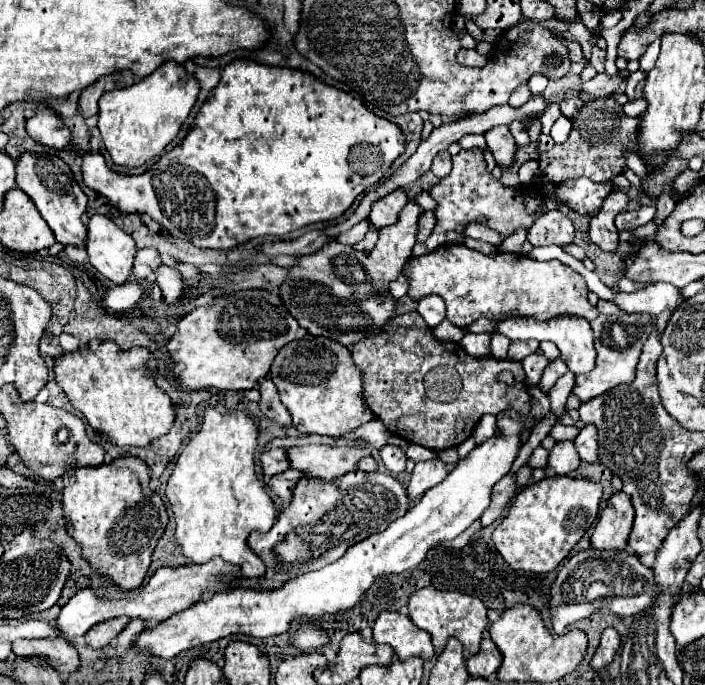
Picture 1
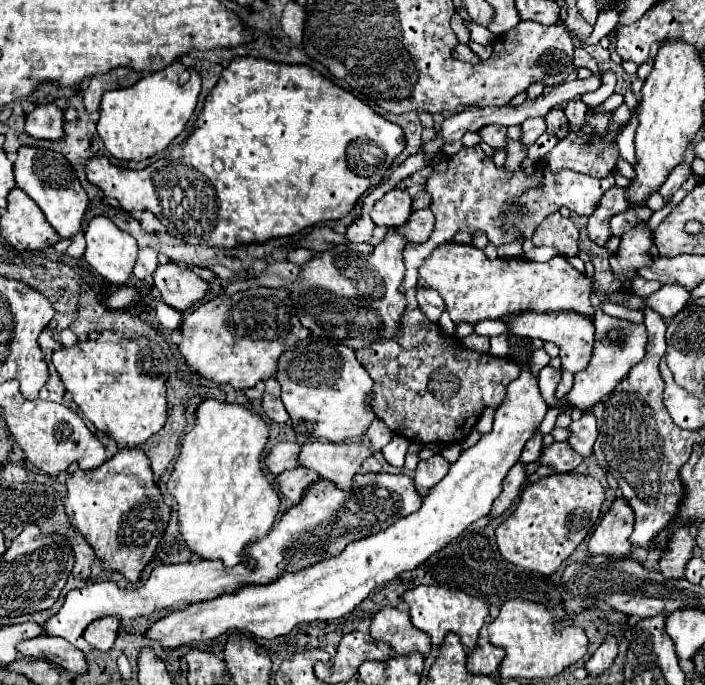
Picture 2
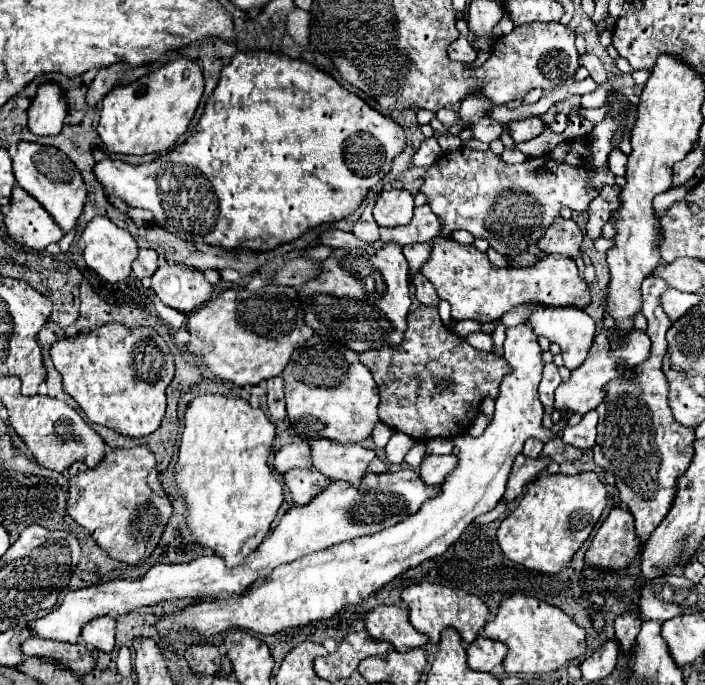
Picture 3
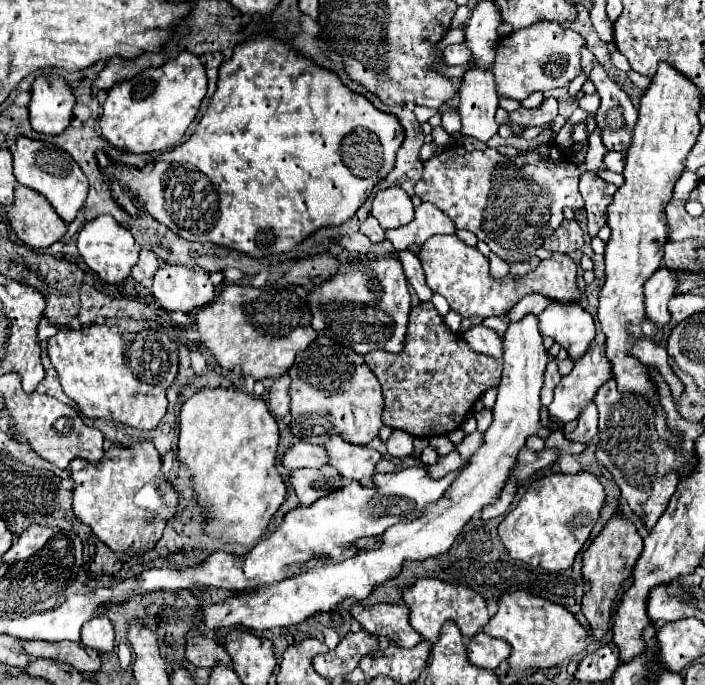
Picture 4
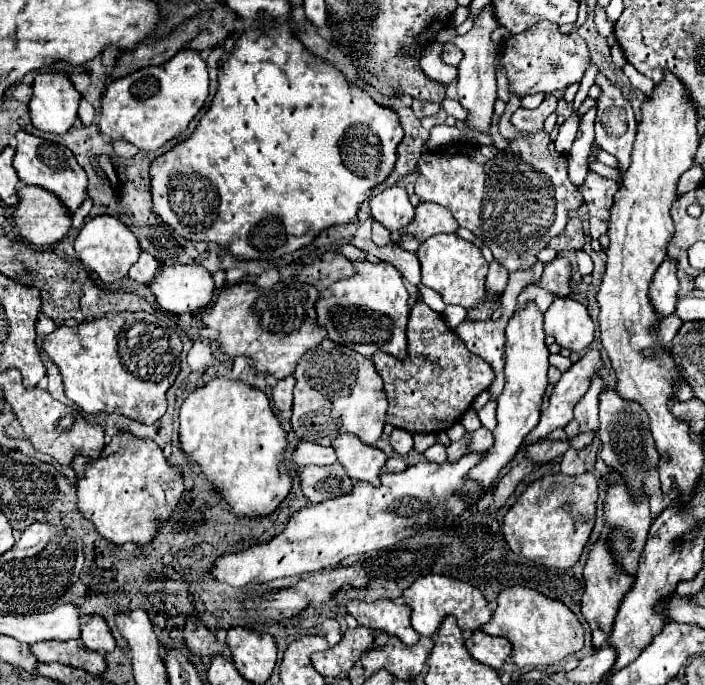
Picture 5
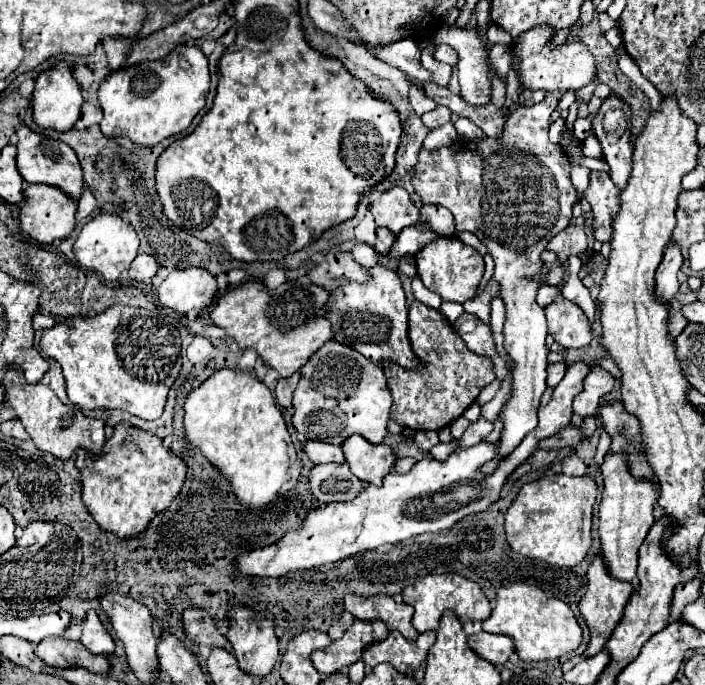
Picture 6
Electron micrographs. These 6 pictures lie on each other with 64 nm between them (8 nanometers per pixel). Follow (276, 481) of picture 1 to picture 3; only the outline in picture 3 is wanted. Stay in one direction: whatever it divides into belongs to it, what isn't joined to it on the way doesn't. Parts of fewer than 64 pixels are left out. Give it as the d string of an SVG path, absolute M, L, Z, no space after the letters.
M302 468L302 470L292 470L284 474L284 482L286 488L290 490L292 498L296 504L308 504L314 496L318 496L322 490L326 490L332 480L328 476L324 476L318 470L310 470L310 468Z

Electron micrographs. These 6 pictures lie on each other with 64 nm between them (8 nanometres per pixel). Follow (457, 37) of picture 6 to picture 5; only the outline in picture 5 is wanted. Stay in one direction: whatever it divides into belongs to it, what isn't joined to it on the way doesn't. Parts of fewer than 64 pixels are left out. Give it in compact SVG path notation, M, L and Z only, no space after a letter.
M486 6L478 14L470 32L456 34L456 28L442 28L436 36L436 42L442 42L442 44L450 42L464 52L464 58L458 64L458 100L470 112L466 124L470 128L486 132L486 134L490 128L490 118L492 118L494 100L496 100L496 70L494 70L496 44L490 40L490 34L496 28L498 28L498 24L496 24L496 18L492 18L492 6Z

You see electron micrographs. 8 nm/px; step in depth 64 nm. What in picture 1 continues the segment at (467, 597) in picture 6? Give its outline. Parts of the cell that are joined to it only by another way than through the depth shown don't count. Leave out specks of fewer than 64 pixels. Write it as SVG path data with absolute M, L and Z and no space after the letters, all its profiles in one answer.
M434 586L420 588L410 596L408 614L418 628L426 630L432 636L432 644L436 650L442 650L446 646L446 640L450 636L456 636L464 644L466 652L476 654L480 648L482 632L488 626L488 616L486 616L488 608L484 606L482 600L462 594L458 590L436 590Z

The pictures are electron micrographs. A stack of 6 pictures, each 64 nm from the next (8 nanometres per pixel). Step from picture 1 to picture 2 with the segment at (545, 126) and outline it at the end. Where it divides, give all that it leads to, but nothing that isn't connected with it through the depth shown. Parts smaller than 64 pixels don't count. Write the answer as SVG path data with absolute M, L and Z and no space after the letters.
M552 108L552 110L546 114L544 120L546 120L546 126L548 126L546 132L556 134L556 130L566 124L566 114L564 114L562 110L558 110L558 108Z

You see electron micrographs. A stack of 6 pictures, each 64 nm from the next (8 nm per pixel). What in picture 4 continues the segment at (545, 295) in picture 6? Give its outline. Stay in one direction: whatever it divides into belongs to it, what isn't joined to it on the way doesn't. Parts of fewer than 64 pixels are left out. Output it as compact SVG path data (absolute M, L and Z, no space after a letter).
M531 293L524 296L509 312L509 321L517 322L526 314L539 315L547 306L551 304L551 300L539 293Z

